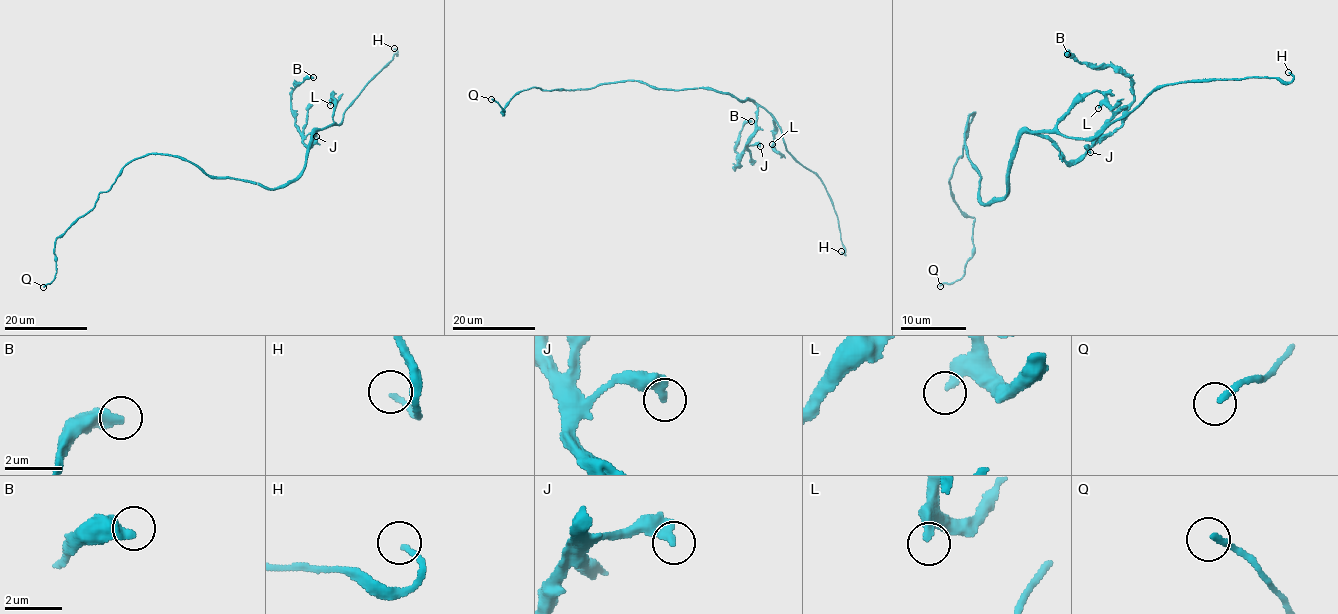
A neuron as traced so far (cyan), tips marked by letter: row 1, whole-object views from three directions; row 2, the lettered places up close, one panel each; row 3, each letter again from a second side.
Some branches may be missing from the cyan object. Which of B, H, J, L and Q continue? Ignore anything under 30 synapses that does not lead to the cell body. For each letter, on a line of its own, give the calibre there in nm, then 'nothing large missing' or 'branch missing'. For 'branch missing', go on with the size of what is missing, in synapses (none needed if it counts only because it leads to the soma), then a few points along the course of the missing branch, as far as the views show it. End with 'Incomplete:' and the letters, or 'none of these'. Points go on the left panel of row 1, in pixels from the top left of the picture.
B: 460 nm thick; nothing large missing
H: 170 nm thick; branch missing; about 170 synapses
J: 280 nm thick; nothing large missing
L: 320 nm thick; nothing large missing
Q: 220 nm thick; nothing large missing
Incomplete: H

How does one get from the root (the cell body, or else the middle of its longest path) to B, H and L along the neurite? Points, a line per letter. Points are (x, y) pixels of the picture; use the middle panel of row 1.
B: (699, 88), (728, 92), (740, 101), (746, 98), (757, 105), (757, 128), (734, 170), (738, 132), (751, 121)
H: (699, 88), (747, 98), (772, 117), (785, 149), (825, 188), (845, 255), (841, 251)
L: (699, 88), (728, 92), (740, 101), (746, 98), (760, 105), (774, 118), (772, 144)

